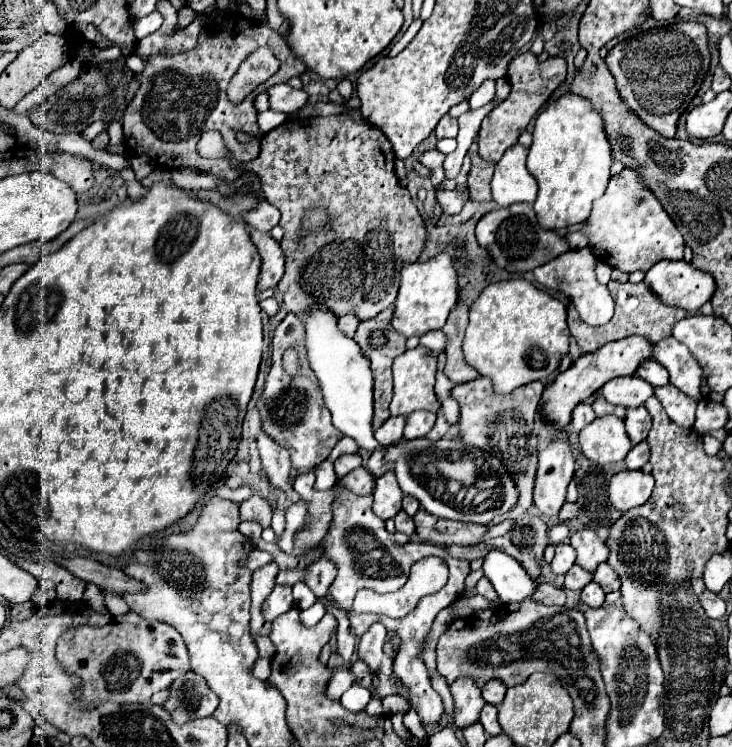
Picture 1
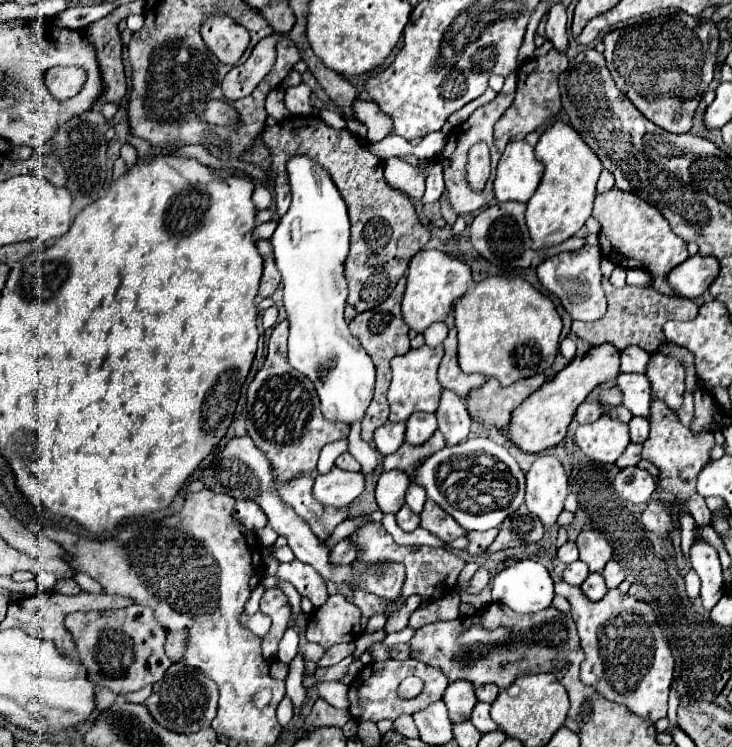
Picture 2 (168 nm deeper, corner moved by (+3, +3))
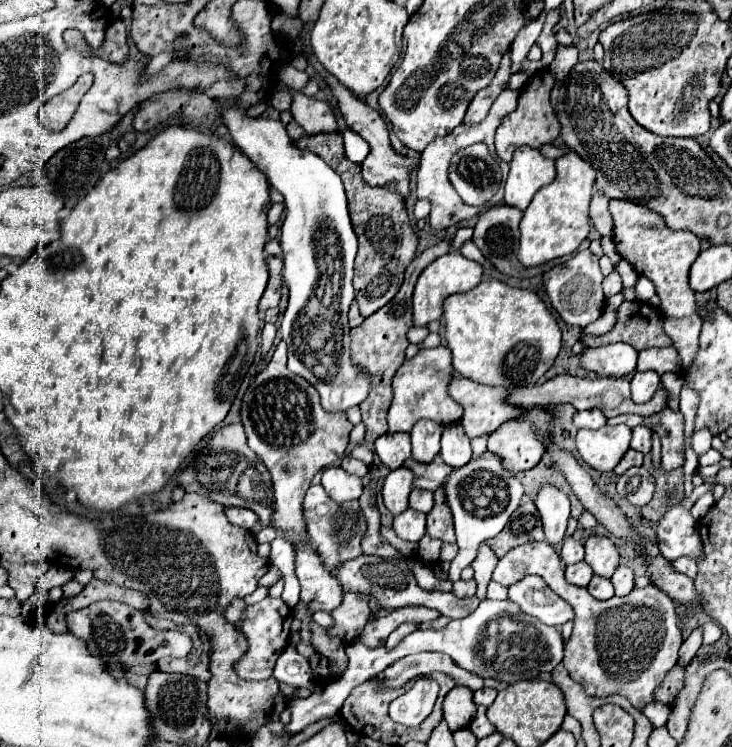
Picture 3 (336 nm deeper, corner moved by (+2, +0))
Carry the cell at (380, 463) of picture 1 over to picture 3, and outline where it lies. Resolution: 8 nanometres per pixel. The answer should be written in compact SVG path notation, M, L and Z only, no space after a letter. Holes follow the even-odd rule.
M440 455L432 463L418 463L414 459L408 459L404 467L408 467L414 473L414 485L418 489L428 489L428 491L436 491L442 485L442 479L446 479L446 475L450 475L452 471L450 465L442 463Z

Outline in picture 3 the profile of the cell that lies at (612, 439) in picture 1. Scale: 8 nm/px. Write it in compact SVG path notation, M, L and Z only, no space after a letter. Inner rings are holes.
M604 425L602 429L580 429L576 447L580 457L596 471L612 471L630 447L632 429L626 425Z

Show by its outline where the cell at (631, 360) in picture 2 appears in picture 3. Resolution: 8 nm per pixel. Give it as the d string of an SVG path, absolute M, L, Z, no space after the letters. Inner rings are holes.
M626 343L588 347L580 355L580 367L606 377L626 377L636 369L638 351Z

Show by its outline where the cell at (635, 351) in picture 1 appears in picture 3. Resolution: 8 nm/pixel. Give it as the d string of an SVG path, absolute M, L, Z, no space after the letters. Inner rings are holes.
M530 409L524 417L514 419L504 423L502 427L498 427L498 431L494 431L488 437L488 451L498 455L504 463L504 467L508 467L508 471L528 471L534 465L538 465L538 461L544 455L544 443L542 443L542 435L550 435L550 423L552 423L552 415L544 409Z

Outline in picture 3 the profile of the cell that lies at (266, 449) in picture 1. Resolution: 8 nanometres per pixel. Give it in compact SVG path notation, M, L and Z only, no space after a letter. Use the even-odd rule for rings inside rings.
M312 485L304 497L304 521L308 527L310 541L314 543L324 567L330 569L330 573L334 573L336 567L340 567L342 563L362 555L360 543L366 533L366 519L362 515L358 501L338 505L326 495L326 491L320 485Z

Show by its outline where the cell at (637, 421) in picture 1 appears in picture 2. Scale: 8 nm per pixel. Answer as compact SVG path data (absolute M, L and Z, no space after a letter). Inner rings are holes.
M633 416L629 422L629 430L631 430L631 442L645 442L649 436L649 420Z

